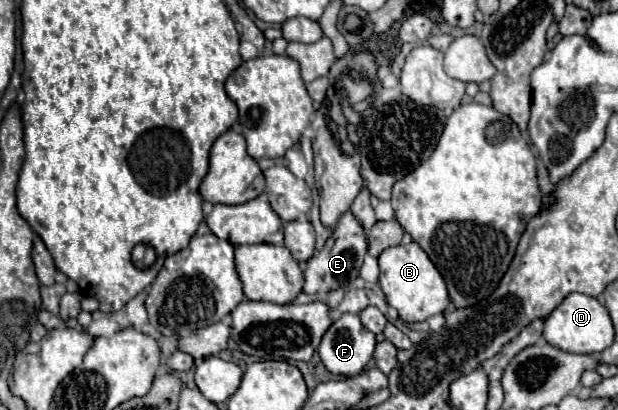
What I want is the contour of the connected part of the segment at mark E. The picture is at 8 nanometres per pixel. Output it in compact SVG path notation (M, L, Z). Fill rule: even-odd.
M347 211L339 219L339 223L333 229L331 237L327 239L325 247L307 261L303 291L309 295L319 295L319 293L327 293L331 289L345 287L351 281L355 281L355 277L359 275L359 269L363 265L363 257L367 253L367 247L369 247L369 243L367 243L367 235L365 235L363 225L359 223L359 219L351 211Z

